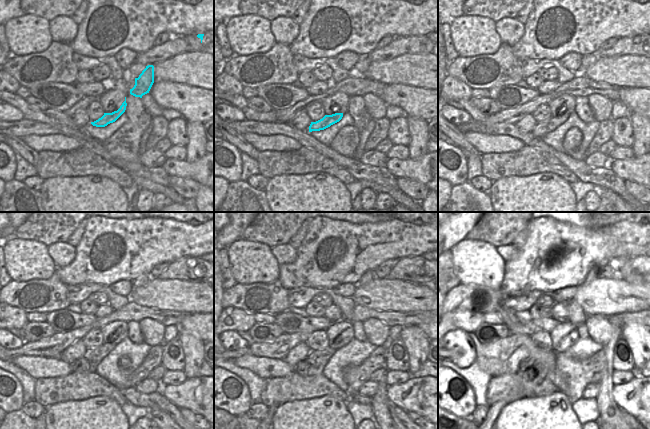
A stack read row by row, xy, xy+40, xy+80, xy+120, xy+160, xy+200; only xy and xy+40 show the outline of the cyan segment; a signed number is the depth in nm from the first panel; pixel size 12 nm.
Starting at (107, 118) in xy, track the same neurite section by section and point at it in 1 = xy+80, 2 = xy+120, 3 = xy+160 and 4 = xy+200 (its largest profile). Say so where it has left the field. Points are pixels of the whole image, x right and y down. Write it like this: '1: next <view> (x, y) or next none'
1: next xy+80 (540, 129)
2: next xy+120 (93, 356)
3: next xy+160 (313, 364)
4: next xy+200 (531, 373)

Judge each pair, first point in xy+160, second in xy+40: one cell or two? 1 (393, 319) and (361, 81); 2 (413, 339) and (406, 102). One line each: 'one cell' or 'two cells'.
1: one cell
2: two cells

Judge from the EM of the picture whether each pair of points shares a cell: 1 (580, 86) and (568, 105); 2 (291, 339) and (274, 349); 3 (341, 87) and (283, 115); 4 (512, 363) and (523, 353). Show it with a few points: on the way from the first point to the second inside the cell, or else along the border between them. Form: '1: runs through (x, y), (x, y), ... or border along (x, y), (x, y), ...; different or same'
1: border along (574, 96), (562, 94), (550, 102); different
2: runs through (288, 343), (283, 344), (278, 349); same
3: runs through (327, 93), (320, 98), (313, 98), (297, 108); same
4: runs through (515, 360), (520, 355); same

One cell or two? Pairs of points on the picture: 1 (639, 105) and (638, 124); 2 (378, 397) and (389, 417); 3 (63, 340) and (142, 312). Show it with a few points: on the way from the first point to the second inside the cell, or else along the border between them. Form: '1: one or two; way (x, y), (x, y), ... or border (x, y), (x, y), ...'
1: two; border (630, 111), (636, 112), (639, 115)
2: one; way (380, 402), (381, 409), (384, 412)
3: one; way (83, 330), (115, 315), (122, 314)

